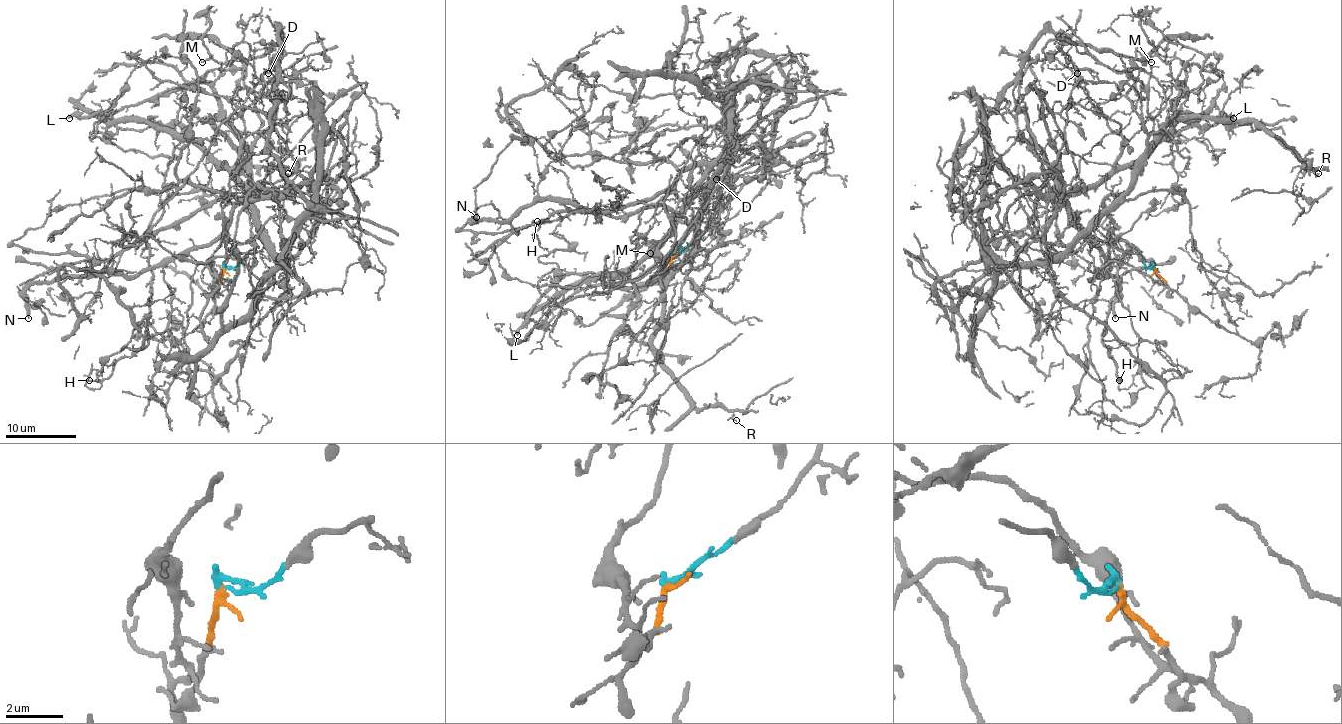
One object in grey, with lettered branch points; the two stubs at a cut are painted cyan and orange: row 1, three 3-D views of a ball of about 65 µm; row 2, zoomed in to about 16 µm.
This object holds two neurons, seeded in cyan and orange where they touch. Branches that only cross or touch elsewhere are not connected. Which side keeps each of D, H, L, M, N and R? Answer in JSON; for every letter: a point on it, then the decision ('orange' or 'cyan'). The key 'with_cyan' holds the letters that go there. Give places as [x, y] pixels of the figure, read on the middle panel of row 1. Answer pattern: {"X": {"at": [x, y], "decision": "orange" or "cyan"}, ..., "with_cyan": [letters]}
{"D": {"at": [716, 179], "decision": "cyan"}, "H": {"at": [537, 221], "decision": "cyan"}, "L": {"at": [517, 335], "decision": "cyan"}, "M": {"at": [650, 253], "decision": "cyan"}, "N": {"at": [476, 217], "decision": "orange"}, "R": {"at": [736, 420], "decision": "cyan"}, "with_cyan": ["D", "H", "L", "M", "R"]}

